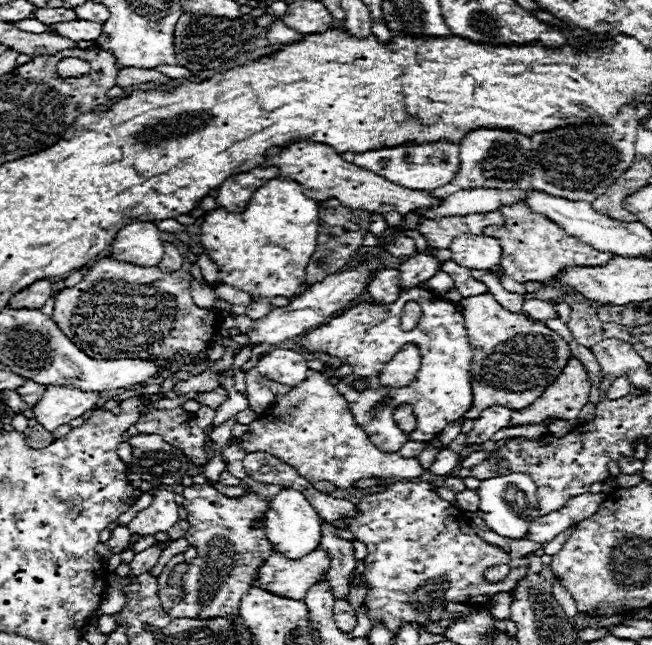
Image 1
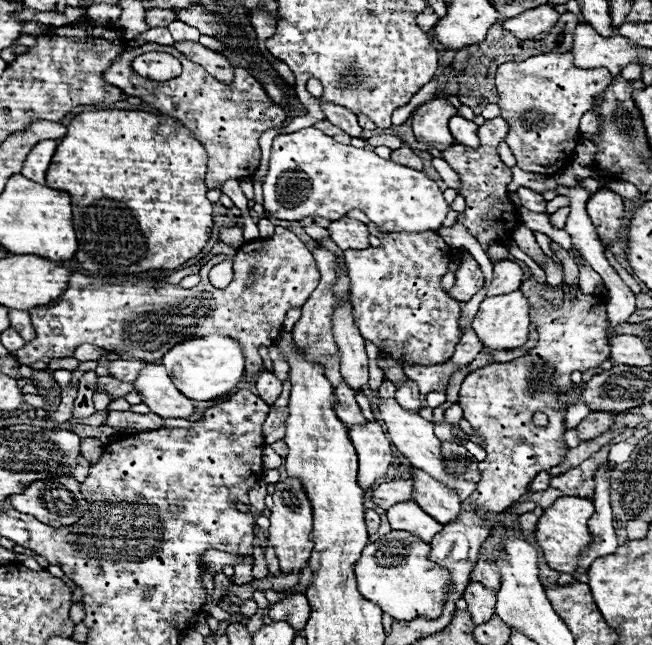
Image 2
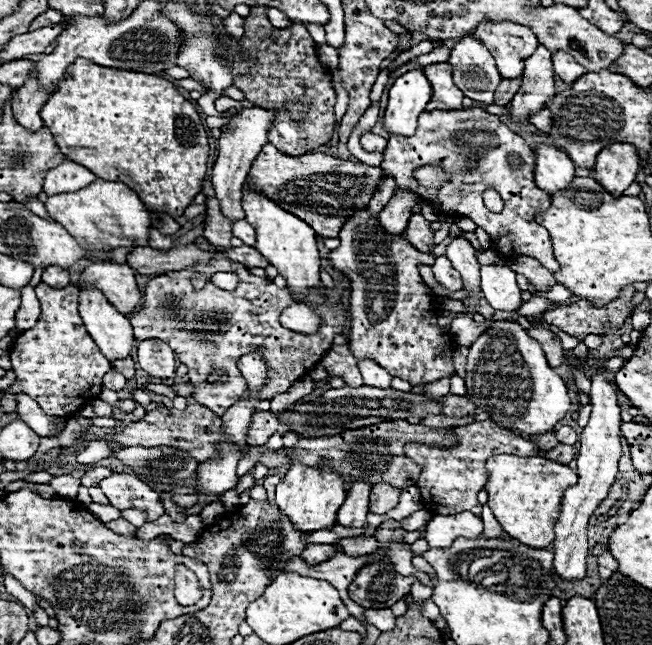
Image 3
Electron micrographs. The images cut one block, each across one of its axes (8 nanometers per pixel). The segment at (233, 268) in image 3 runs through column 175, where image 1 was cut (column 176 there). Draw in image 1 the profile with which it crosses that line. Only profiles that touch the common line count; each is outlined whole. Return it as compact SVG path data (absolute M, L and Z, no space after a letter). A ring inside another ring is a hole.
M112 258L98 260L84 280L72 288L64 288L54 302L54 322L58 328L90 358L110 360L110 358L154 358L162 352L162 358L172 358L176 352L184 350L188 354L198 354L208 348L214 336L218 318L206 308L198 308L192 302L188 272L178 270L174 274L162 274L158 268L132 266L128 262L118 262Z

